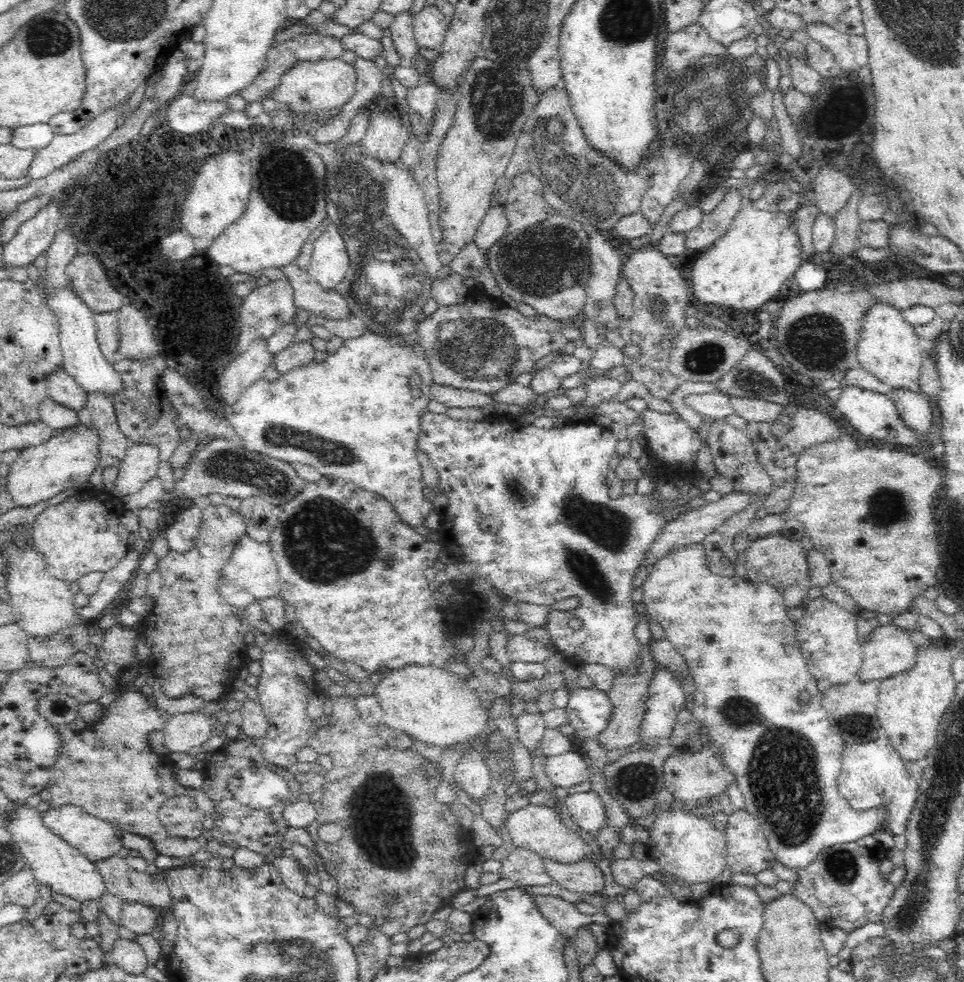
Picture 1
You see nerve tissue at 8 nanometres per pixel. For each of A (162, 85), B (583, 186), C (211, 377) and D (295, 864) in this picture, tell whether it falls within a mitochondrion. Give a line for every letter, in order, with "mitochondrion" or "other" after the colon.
A: other
B: mitochondrion
C: other
D: other

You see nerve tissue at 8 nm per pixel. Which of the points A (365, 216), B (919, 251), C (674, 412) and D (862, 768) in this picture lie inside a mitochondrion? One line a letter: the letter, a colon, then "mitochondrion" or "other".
A: mitochondrion
B: mitochondrion
C: other
D: other

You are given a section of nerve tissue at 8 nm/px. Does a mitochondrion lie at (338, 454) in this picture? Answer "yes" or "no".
yes

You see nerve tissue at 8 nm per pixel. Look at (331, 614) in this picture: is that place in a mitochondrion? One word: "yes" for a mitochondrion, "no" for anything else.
no

